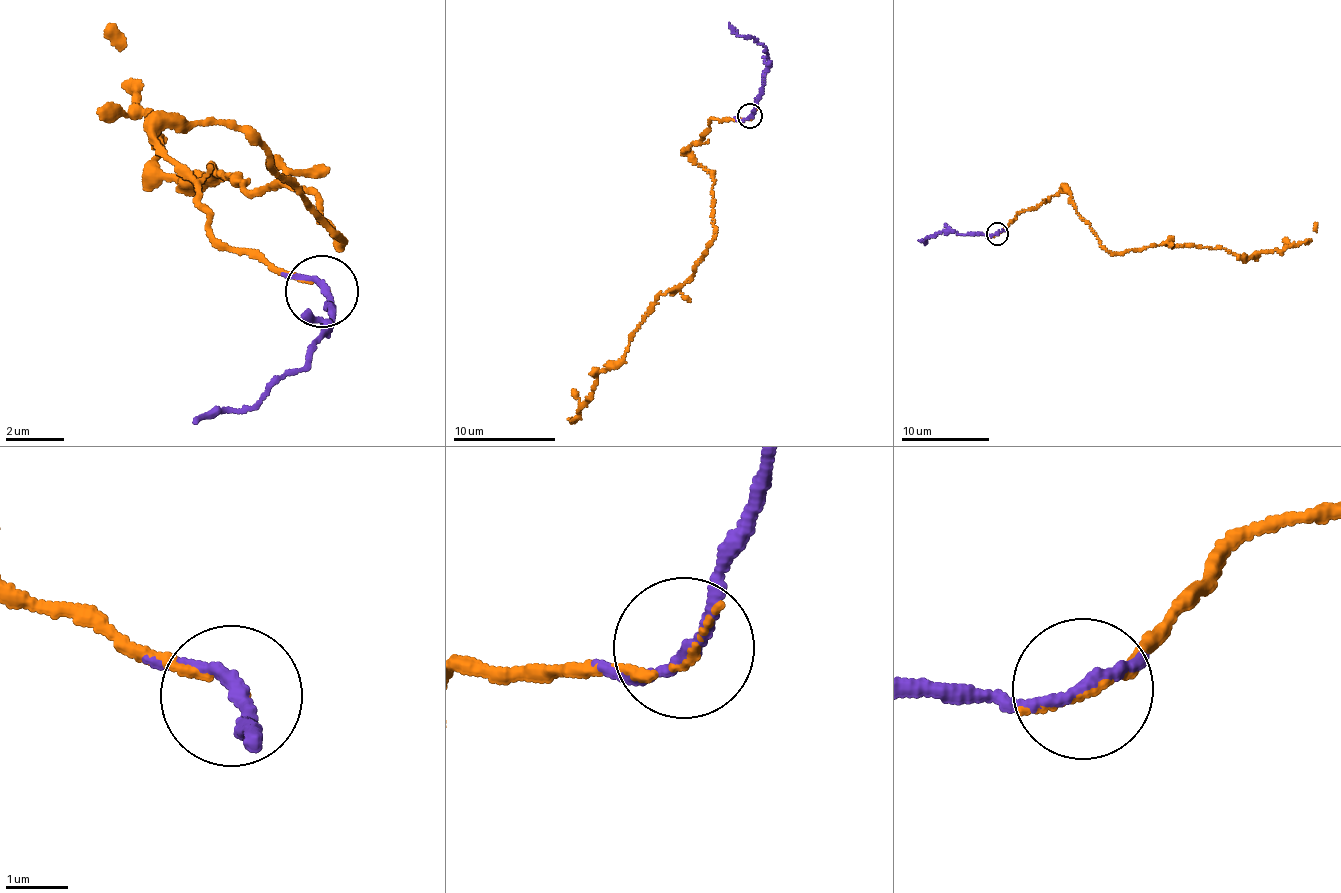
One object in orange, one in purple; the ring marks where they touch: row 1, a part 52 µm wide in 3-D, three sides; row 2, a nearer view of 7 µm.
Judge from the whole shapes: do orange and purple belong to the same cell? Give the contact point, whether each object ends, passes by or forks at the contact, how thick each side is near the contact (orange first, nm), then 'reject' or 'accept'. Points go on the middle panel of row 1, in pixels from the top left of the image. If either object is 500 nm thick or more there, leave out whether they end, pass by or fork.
(750, 116) | orange ends | purple passes by | 100/190 nm | accept

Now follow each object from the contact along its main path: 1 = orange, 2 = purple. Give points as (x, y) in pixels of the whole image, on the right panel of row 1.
1: (996, 234), (1062, 190), (1102, 246), (1115, 253), (1163, 243), (1256, 255), (1308, 241), (1315, 222)
2: (996, 234), (935, 233), (925, 243), (918, 240)

